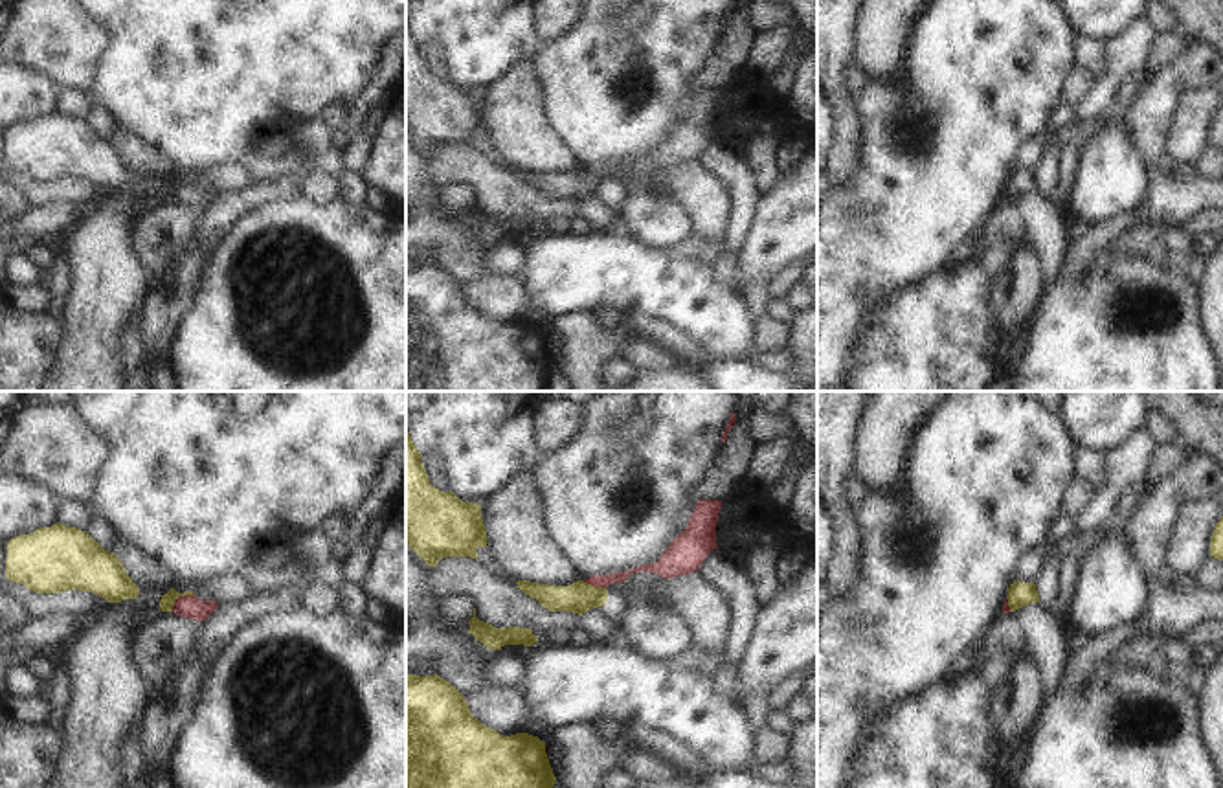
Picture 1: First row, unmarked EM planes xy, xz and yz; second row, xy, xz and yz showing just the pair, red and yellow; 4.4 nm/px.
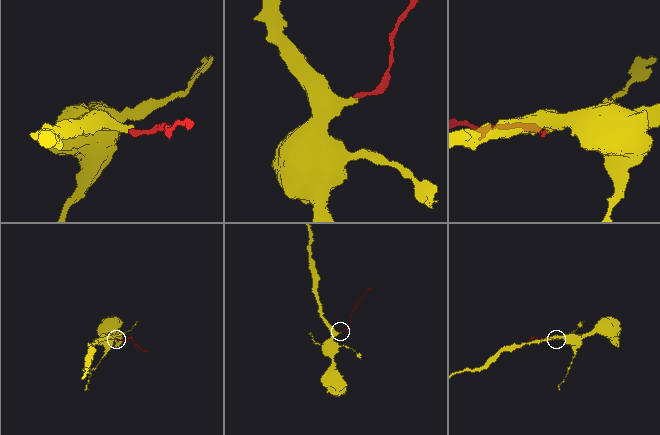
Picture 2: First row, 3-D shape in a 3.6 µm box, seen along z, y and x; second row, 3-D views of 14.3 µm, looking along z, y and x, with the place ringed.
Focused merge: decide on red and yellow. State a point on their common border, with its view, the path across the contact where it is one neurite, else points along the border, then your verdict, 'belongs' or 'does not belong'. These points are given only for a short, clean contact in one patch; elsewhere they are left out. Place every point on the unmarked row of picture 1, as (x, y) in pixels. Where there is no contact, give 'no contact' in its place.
xy (179, 186) | across xy (190, 195), (179, 186), (168, 190) | belongs

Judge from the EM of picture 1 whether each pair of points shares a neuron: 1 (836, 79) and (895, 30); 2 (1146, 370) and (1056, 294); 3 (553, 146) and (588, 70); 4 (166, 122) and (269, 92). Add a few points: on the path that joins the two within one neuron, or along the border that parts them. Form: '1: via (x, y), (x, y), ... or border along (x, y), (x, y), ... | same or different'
1: border along (854, 19), (852, 63) | different
2: via (1124, 362), (1078, 316) | same
3: border along (546, 90), (549, 118), (583, 168) | different
4: via (191, 96), (195, 92), (243, 92) | same

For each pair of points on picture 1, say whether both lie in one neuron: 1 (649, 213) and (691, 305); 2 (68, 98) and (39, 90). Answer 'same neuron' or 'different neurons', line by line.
1: different neurons
2: different neurons

